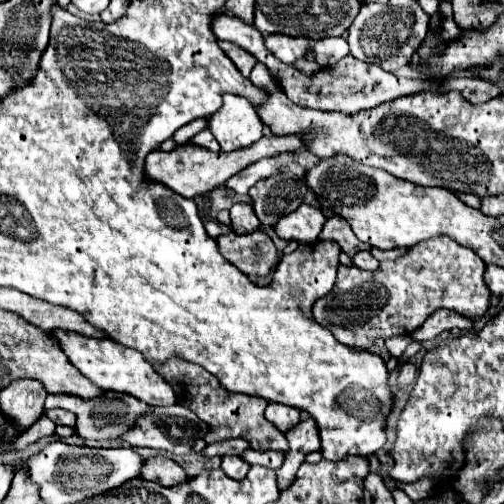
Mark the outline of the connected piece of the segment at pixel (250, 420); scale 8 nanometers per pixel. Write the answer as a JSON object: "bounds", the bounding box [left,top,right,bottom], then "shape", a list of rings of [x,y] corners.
{"bounds":[155,357,289,453],"shape":[[[171,357],[171,361],[165,361],[163,365],[155,365],[155,371],[159,375],[163,375],[163,379],[169,385],[173,385],[177,403],[189,407],[201,421],[205,421],[209,425],[209,433],[207,433],[207,437],[203,437],[205,443],[239,437],[239,439],[245,439],[249,443],[249,447],[255,451],[273,449],[273,451],[287,453],[289,445],[287,445],[285,435],[279,429],[275,429],[275,425],[271,425],[263,415],[267,401],[261,401],[259,397],[227,393],[227,389],[223,389],[223,385],[219,385],[219,381],[215,381],[215,377],[211,377],[211,373],[207,373],[205,369],[199,369],[199,365],[191,365],[189,361],[183,361],[179,357]]]}

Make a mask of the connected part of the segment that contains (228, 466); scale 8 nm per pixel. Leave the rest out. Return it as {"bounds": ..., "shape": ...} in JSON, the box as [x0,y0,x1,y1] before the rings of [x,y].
{"bounds":[221,455,249,481],"shape":[[[225,455],[225,457],[221,457],[221,469],[225,471],[225,475],[227,477],[231,477],[231,479],[235,479],[235,481],[239,481],[239,479],[243,479],[245,475],[247,475],[247,471],[249,471],[249,463],[245,463],[241,457],[237,457],[237,455]]]}

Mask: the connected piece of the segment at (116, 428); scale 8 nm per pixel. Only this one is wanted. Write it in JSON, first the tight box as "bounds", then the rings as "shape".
{"bounds":[45,393,147,439],"shape":[[[105,393],[103,397],[99,399],[91,399],[91,401],[83,401],[79,397],[71,397],[71,395],[47,395],[47,401],[45,401],[45,411],[53,409],[53,407],[63,407],[71,413],[77,415],[77,433],[81,437],[89,435],[91,439],[91,431],[95,433],[97,439],[117,439],[121,433],[125,433],[133,421],[143,413],[147,411],[147,403],[139,403],[139,399],[131,397],[131,395],[119,395],[119,393]]]}

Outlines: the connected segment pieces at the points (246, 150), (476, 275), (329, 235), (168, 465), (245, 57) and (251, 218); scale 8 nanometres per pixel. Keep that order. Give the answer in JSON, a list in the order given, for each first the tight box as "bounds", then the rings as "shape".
[{"bounds":[145,135,305,199],"shape":[[[263,135],[257,143],[243,147],[239,151],[231,151],[231,153],[211,153],[203,147],[195,147],[191,143],[179,145],[177,149],[165,153],[165,151],[153,151],[147,155],[145,161],[145,173],[147,177],[151,177],[153,181],[159,181],[163,185],[167,185],[169,189],[173,189],[175,193],[193,199],[197,195],[209,193],[217,187],[221,187],[229,177],[233,177],[235,173],[239,173],[241,169],[245,169],[247,165],[265,159],[265,157],[275,157],[281,153],[289,153],[289,151],[299,151],[301,147],[305,147],[305,139],[299,135],[287,135],[287,137],[279,137],[279,135]]]},{"bounds":[313,237,491,349],"shape":[[[433,237],[411,247],[407,255],[395,261],[381,261],[379,269],[375,271],[363,271],[355,265],[339,265],[335,287],[331,289],[331,293],[315,301],[313,317],[323,327],[327,327],[337,337],[339,343],[371,349],[375,337],[387,339],[395,335],[411,335],[437,309],[453,309],[469,319],[481,319],[487,313],[491,295],[483,281],[483,273],[485,273],[485,263],[483,259],[479,259],[475,251],[451,241],[449,237]]]},{"bounds":[319,215,371,257],"shape":[[[333,215],[333,217],[327,219],[327,223],[323,225],[323,229],[319,233],[319,239],[335,239],[349,257],[353,257],[361,249],[371,249],[369,245],[361,243],[355,237],[351,225],[347,225],[347,221],[343,217],[339,217],[339,215]]]},{"bounds":[139,457,187,487],"shape":[[[161,457],[145,459],[139,477],[147,481],[155,481],[165,487],[173,487],[173,485],[187,481],[187,475],[181,465],[177,465],[173,459],[161,459]]]},{"bounds":[219,41,257,77],"shape":[[[219,41],[219,47],[227,53],[227,57],[237,65],[237,69],[243,73],[243,77],[247,77],[249,73],[251,73],[251,69],[255,67],[255,63],[257,63],[257,59],[251,55],[251,53],[247,53],[245,49],[241,49],[241,47],[237,47],[237,45],[233,45],[233,43],[229,43],[229,41]]]},{"bounds":[231,203,259,233],"shape":[[[235,203],[231,209],[231,229],[235,233],[251,233],[259,227],[259,219],[255,217],[255,211],[247,203]]]}]

